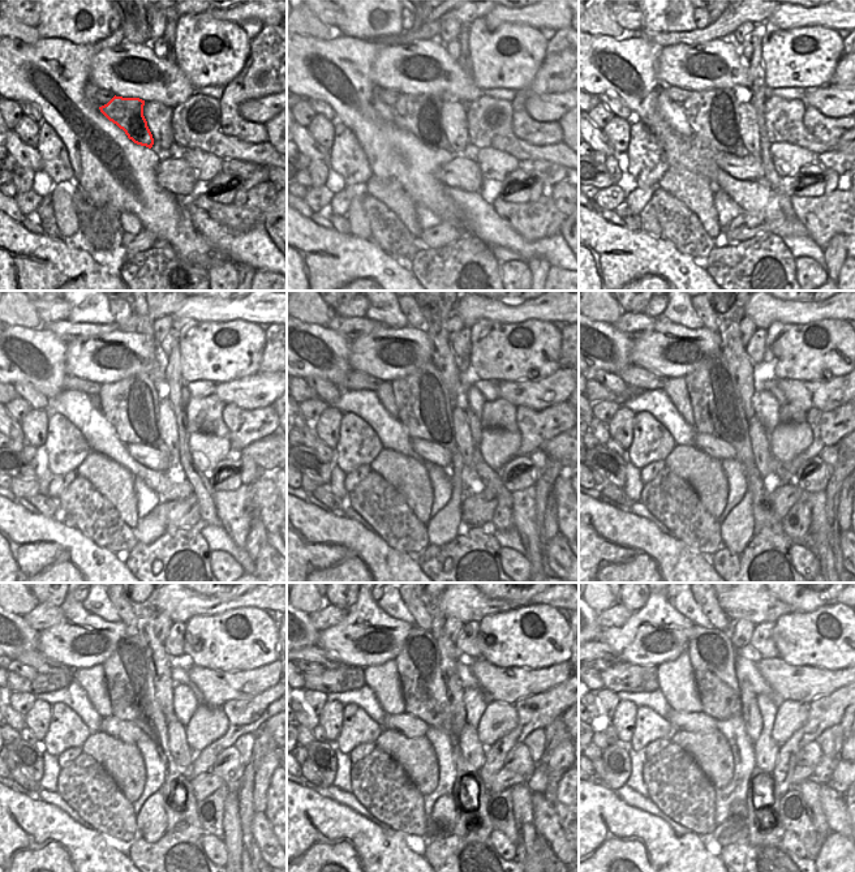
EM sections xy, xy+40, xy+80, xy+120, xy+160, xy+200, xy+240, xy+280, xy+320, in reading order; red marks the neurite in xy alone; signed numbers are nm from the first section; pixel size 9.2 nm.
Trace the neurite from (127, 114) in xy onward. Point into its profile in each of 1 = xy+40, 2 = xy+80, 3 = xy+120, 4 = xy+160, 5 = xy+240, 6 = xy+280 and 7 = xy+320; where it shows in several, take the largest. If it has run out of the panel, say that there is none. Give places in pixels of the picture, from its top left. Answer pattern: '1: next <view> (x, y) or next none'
1: next xy+40 (420, 114)
2: next xy+80 (713, 115)
3: next xy+120 (130, 406)
4: next xy+160 (425, 408)
5: next xy+240 (129, 682)
6: next xy+280 (419, 662)
7: next xy+320 (712, 654)

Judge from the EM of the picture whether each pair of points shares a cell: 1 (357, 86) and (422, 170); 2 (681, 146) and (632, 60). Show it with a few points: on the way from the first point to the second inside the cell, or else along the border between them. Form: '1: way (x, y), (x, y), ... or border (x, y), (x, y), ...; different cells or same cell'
1: way (360, 108), (400, 151); same cell
2: way (658, 127), (647, 112), (643, 82); same cell

